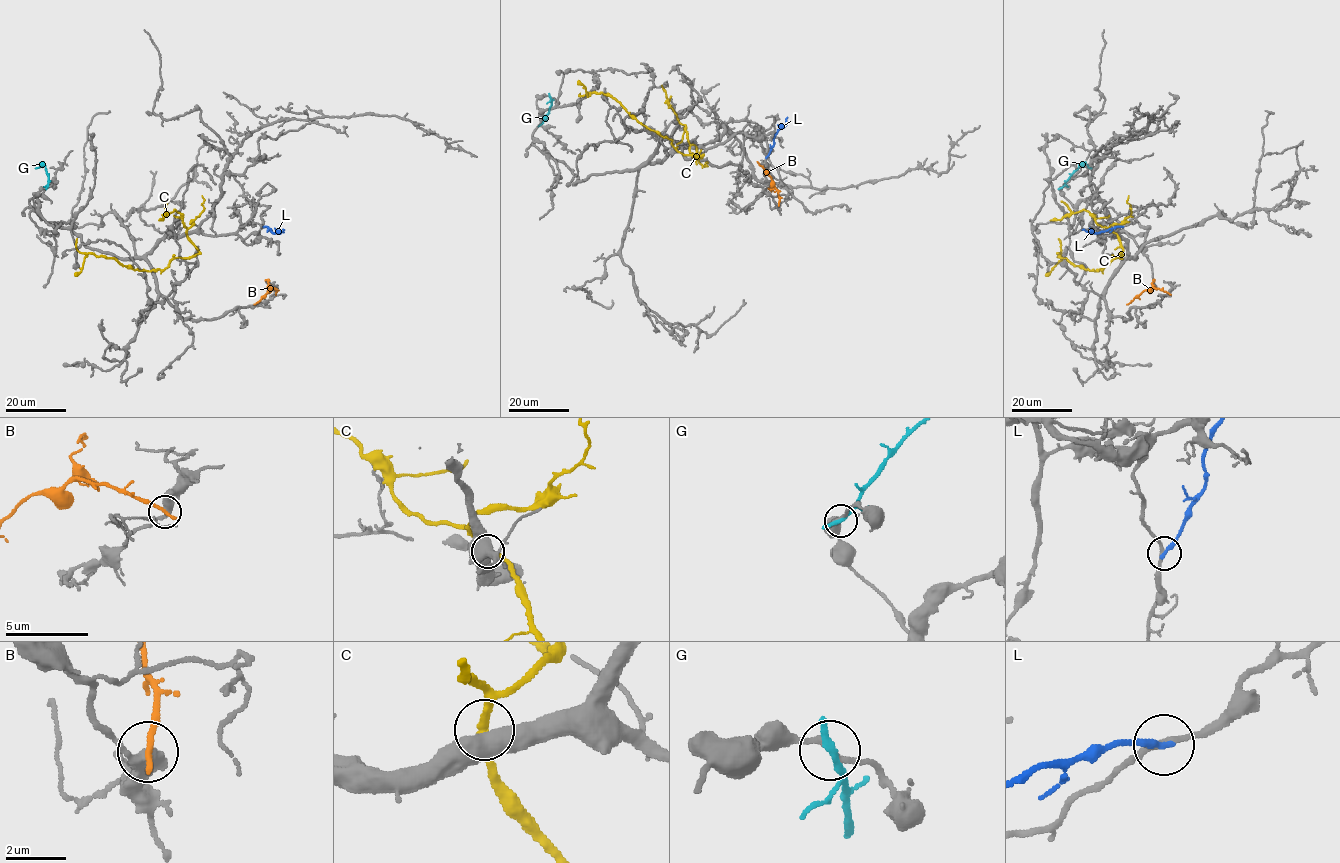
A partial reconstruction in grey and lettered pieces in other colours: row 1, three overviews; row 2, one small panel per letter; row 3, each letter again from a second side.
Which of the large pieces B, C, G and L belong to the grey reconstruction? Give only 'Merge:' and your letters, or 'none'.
Merge: none

